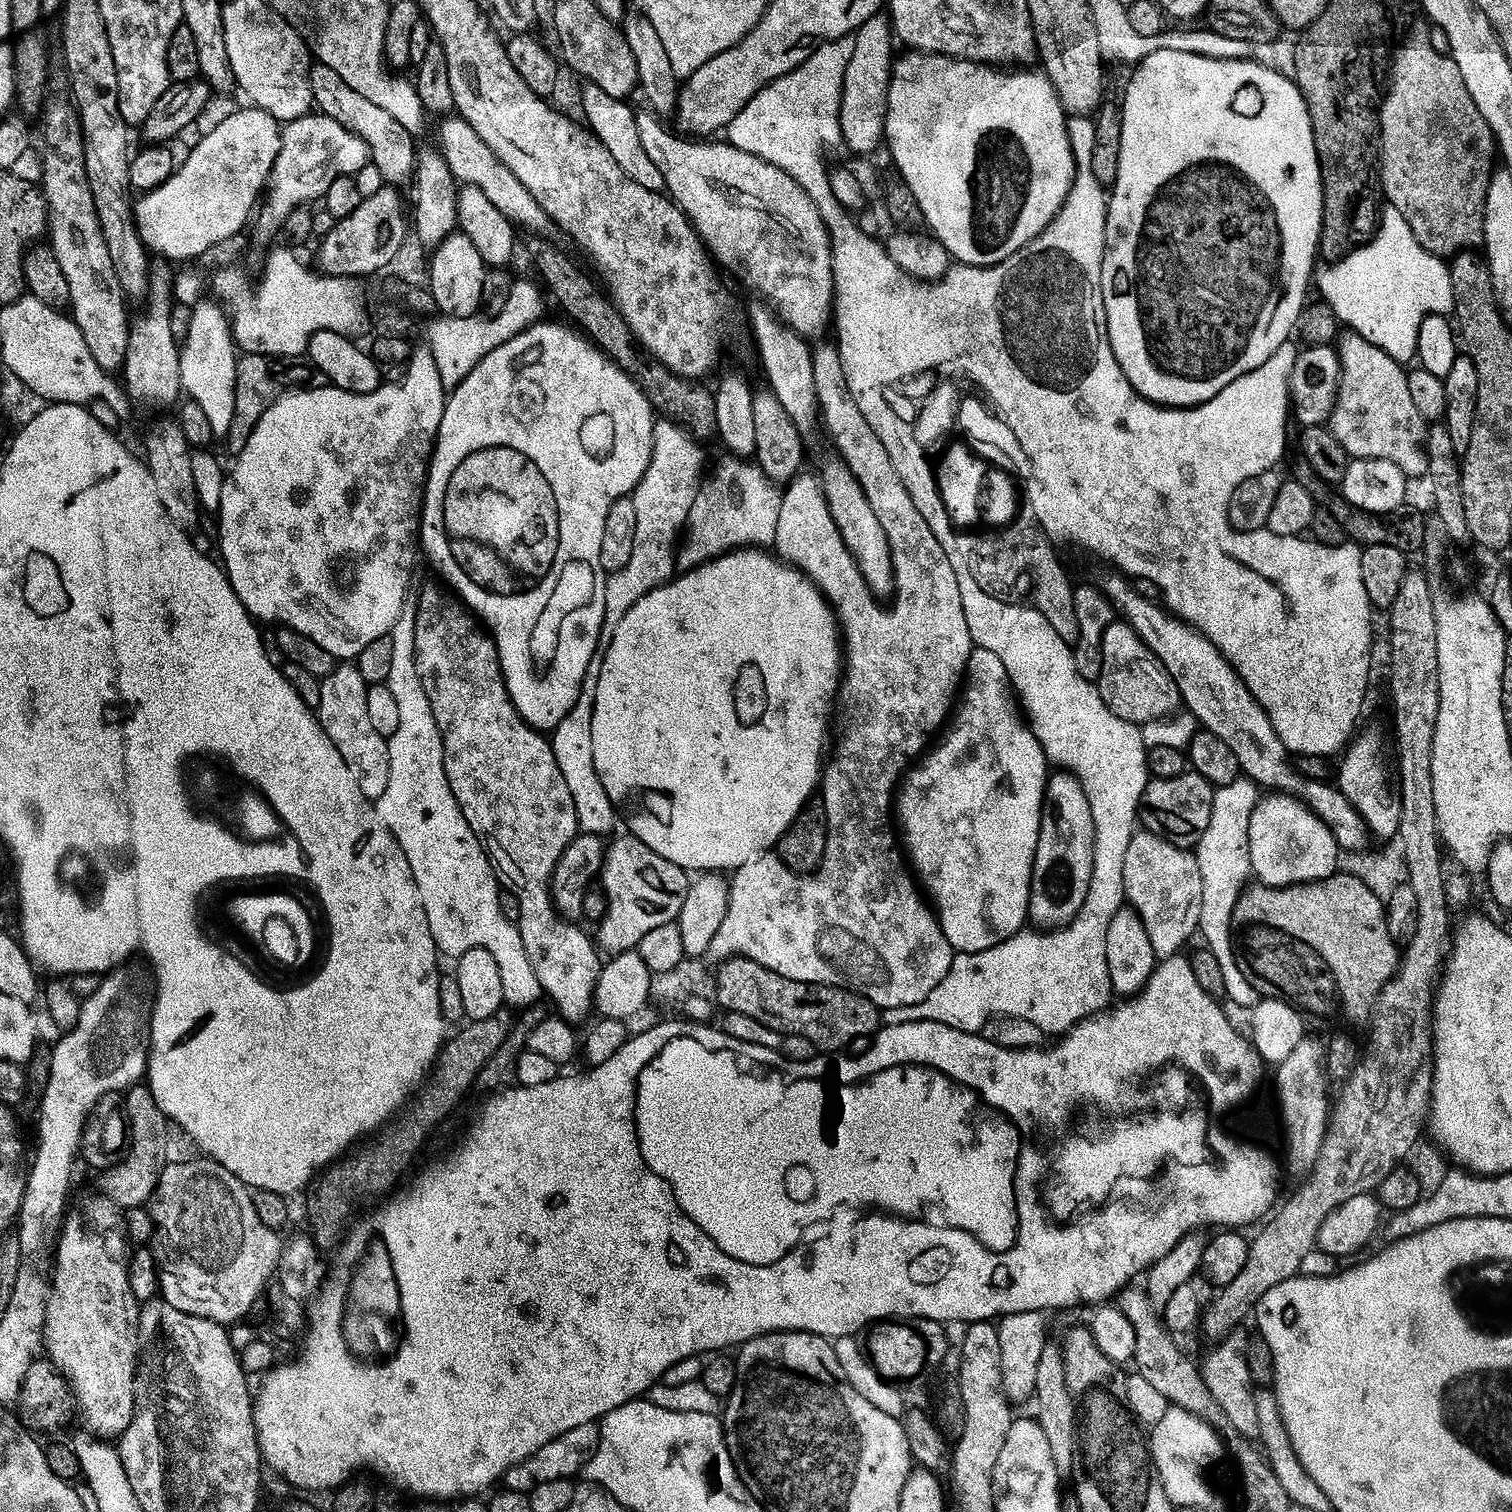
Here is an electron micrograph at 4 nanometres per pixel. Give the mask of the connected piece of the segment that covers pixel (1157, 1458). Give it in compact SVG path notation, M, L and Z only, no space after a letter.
M1170 1406L1162 1419L1150 1428L1152 1467L1160 1476L1162 1486L1173 1506L1208 1508L1216 1500L1216 1492L1208 1481L1208 1467L1216 1460L1220 1440L1211 1423L1195 1416L1186 1408Z

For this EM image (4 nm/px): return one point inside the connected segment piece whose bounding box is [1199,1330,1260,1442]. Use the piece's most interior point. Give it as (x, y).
(1225, 1371)

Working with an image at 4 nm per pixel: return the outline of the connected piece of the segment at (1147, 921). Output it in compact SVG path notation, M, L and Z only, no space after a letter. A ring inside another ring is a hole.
M1137 830L1132 833L1130 846L1126 850L1126 863L1122 866L1122 882L1124 883L1124 899L1142 918L1142 926L1146 926L1146 934L1150 934L1150 946L1154 946L1154 954L1158 958L1177 955L1180 948L1193 935L1197 935L1200 927L1200 911L1202 910L1202 874L1198 870L1196 856L1187 848L1179 848L1166 838L1153 832Z

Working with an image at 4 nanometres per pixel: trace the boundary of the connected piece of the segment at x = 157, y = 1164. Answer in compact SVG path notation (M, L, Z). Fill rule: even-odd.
M136 1083L124 1096L124 1114L130 1124L132 1145L124 1157L117 1159L111 1167L103 1169L99 1191L107 1196L117 1208L145 1207L151 1201L154 1190L158 1186L158 1178L162 1178L162 1170L170 1163L168 1156L168 1128L170 1121L162 1114L152 1092L143 1083Z

